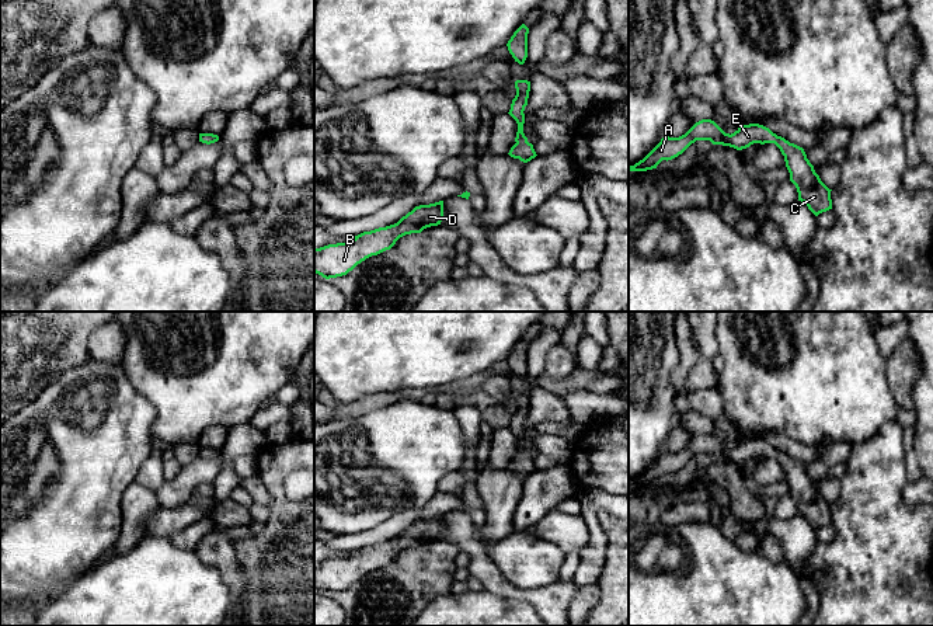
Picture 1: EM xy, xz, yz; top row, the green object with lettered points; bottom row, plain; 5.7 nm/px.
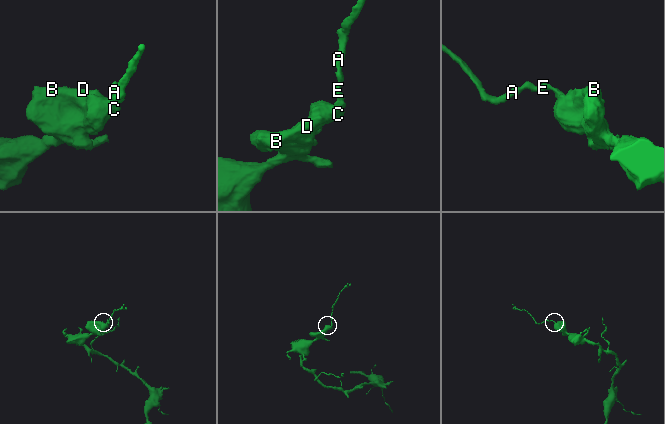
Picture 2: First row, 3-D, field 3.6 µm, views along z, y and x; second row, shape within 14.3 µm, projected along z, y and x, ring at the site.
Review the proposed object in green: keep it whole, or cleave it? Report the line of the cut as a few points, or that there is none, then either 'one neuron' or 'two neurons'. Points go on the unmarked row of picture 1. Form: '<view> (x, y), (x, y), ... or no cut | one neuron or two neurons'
no cut | one neuron

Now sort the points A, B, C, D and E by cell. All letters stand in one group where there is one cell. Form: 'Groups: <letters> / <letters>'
Groups: A B C D E

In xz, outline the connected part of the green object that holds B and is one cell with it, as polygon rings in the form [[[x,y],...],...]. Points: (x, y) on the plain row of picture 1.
[[[443,515],[419,519],[394,539],[363,546],[349,557],[314,563],[314,587],[325,594],[347,590],[366,573],[390,564],[400,552],[438,540],[442,533]]]

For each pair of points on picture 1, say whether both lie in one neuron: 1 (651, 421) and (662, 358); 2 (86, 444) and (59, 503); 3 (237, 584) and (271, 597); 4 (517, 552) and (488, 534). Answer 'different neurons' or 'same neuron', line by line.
1: same neuron
2: same neuron
3: different neurons
4: different neurons

